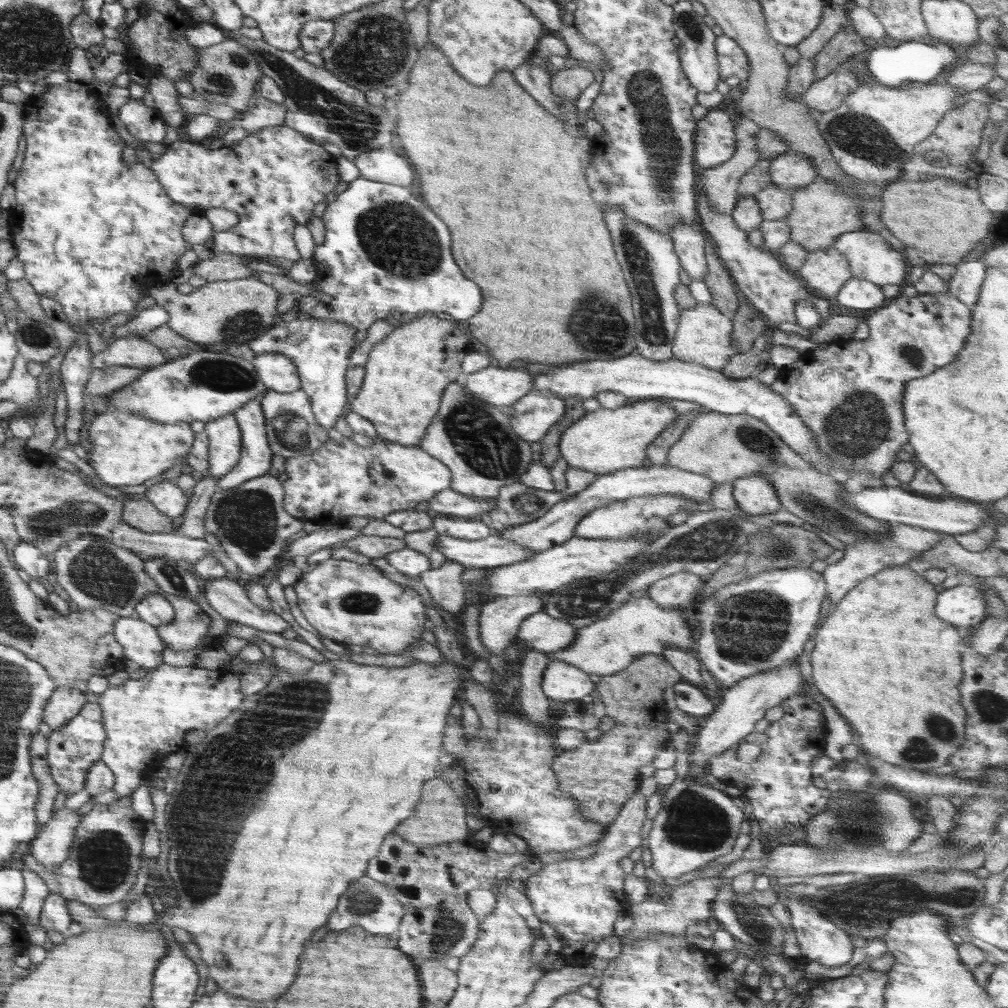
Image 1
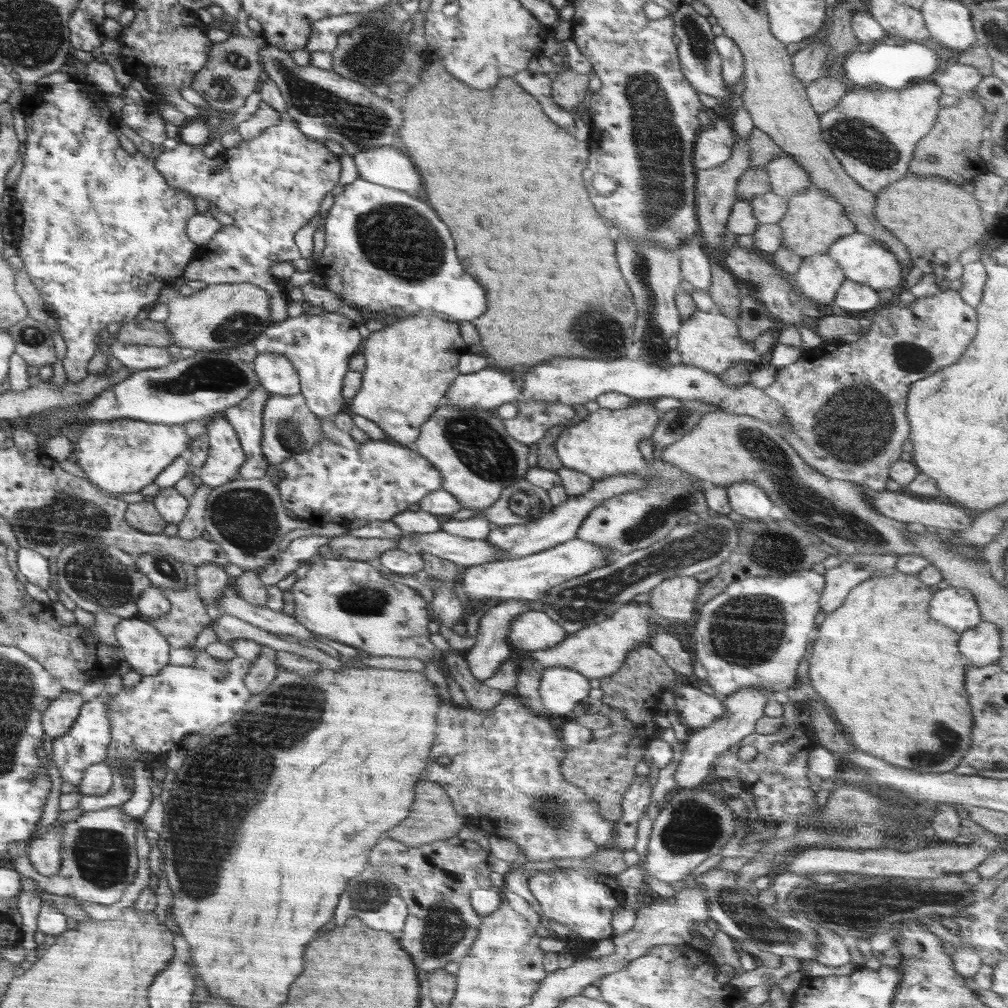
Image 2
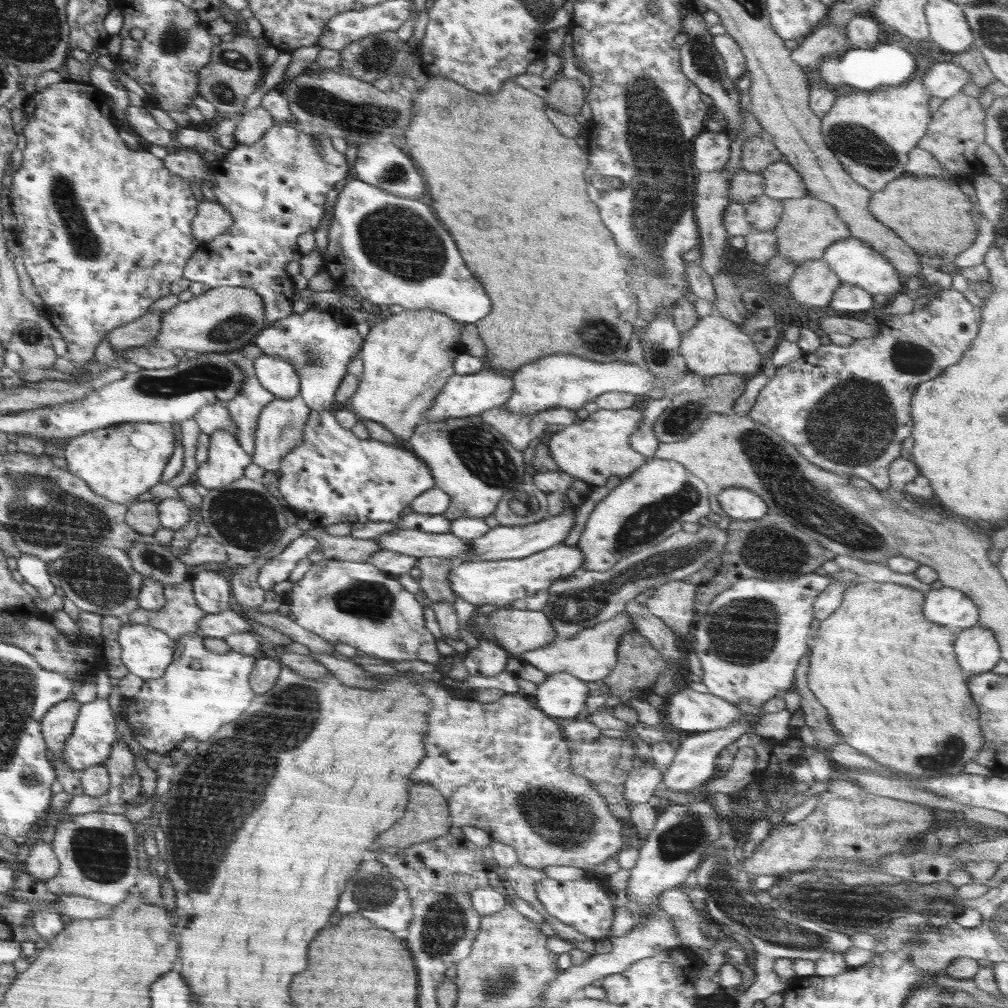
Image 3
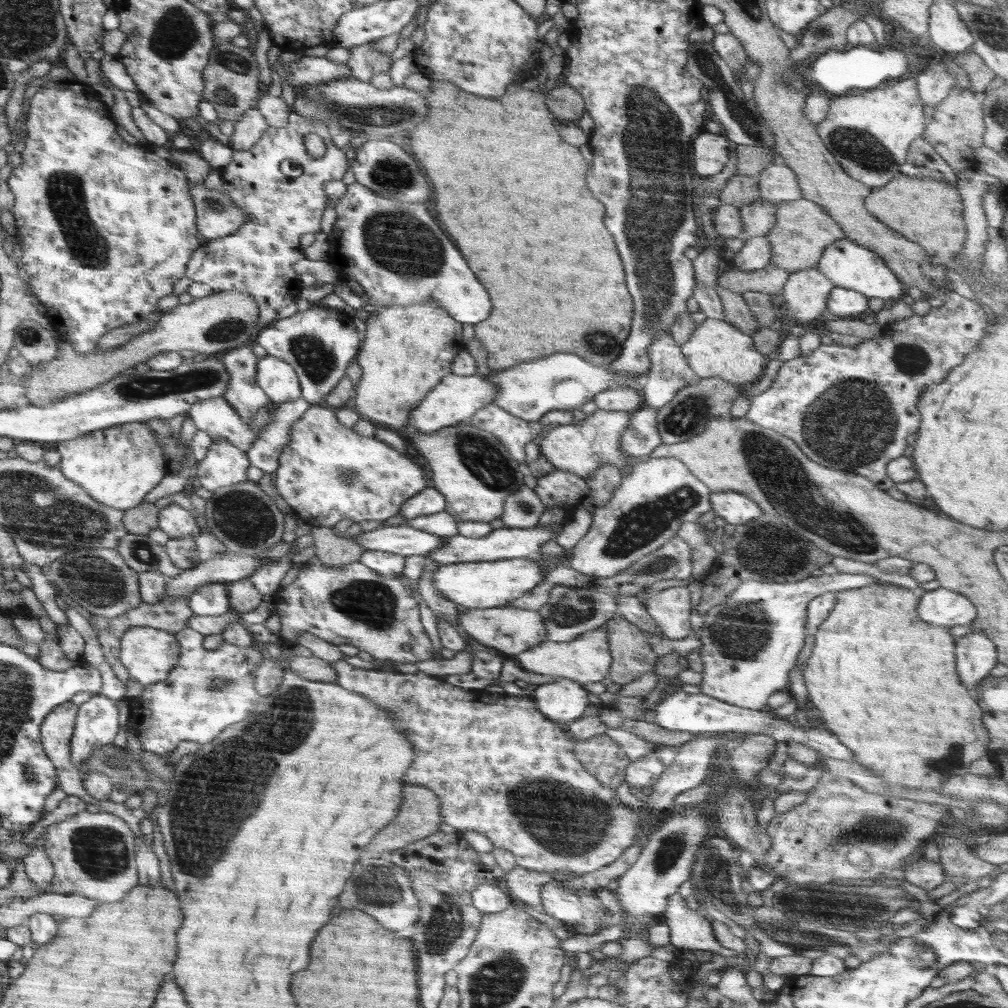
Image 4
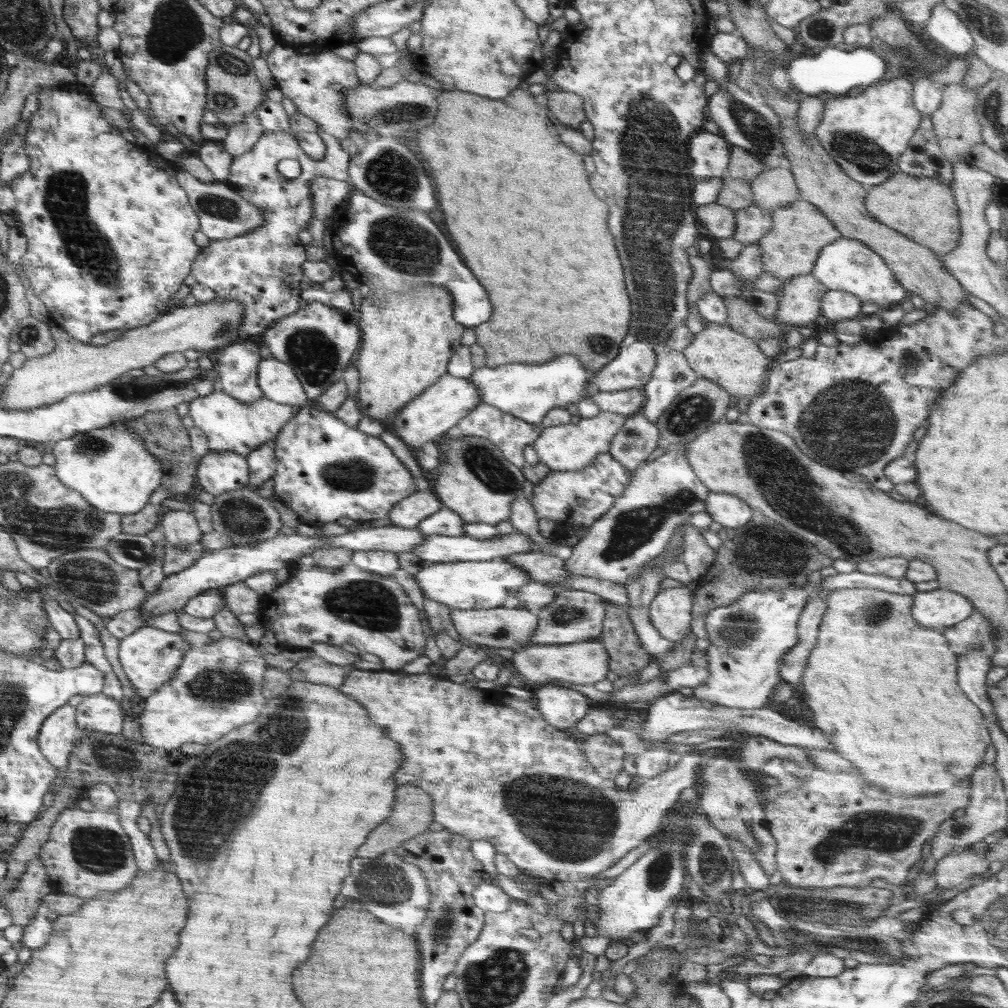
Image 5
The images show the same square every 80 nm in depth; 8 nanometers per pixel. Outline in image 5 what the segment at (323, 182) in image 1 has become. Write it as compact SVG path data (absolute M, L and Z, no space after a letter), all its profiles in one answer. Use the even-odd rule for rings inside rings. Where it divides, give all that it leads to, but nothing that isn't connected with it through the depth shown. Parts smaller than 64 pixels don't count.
M294 112L289 116L290 130L288 132L264 132L264 135L258 139L258 142L250 149L250 152L235 156L233 158L228 178L224 182L240 198L251 201L251 203L260 209L264 222L261 227L254 231L248 231L246 234L234 236L234 238L212 241L208 246L200 247L200 252L192 267L192 276L196 278L198 284L210 287L215 292L216 299L235 300L245 306L243 319L236 334L242 337L253 338L260 335L271 327L276 321L284 318L286 315L294 314L300 310L300 282L302 282L301 264L306 261L305 245L299 239L299 232L307 230L313 219L313 200L310 192L312 180L317 176L325 176L334 180L348 181L349 157L351 148L330 134L320 130L316 121L309 119L301 114ZM300 131L309 133L318 133L326 145L326 151L322 160L306 155L302 147L298 145L295 133ZM292 158L298 160L302 172L297 178L282 178L277 171L276 165L280 160Z

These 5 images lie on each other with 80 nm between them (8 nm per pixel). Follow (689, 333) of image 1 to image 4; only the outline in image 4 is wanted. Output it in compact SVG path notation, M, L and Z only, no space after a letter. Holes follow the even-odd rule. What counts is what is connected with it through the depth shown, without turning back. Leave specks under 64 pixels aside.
M711 318L704 319L704 322L695 328L690 340L681 346L681 352L696 377L720 377L738 386L743 393L763 376L769 359L756 350L751 336L740 332L740 329L724 320Z

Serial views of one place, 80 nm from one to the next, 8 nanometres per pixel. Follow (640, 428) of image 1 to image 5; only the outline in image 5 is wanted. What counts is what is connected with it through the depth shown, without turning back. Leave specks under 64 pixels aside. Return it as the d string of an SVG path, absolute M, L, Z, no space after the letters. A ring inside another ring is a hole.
M600 411L597 416L592 418L581 417L576 422L544 429L532 446L540 457L540 462L544 466L548 466L551 471L582 471L596 461L596 456L609 452L611 440L624 426L626 418L625 414Z

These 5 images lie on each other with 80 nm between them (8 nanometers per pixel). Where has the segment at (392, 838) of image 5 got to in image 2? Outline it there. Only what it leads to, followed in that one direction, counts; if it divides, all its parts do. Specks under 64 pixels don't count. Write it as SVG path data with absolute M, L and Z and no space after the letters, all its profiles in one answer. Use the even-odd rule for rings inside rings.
M427 780L419 782L420 784L416 784L416 800L412 802L408 817L395 828L386 832L385 837L392 838L392 840L410 848L418 848L421 845L457 837L458 831L464 827L464 823L460 820L460 816L456 814L448 793L438 783Z

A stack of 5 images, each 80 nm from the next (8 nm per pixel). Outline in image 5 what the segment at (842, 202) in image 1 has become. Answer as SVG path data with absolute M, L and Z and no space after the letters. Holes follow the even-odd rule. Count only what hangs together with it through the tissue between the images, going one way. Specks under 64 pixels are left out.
M802 199L771 213L772 228L759 240L763 270L777 276L784 283L795 276L812 272L824 246L841 237L834 223L813 204Z

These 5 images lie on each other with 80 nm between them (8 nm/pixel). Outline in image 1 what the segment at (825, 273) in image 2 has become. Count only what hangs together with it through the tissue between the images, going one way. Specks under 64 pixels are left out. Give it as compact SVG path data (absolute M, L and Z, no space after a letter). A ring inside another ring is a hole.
M834 247L814 251L796 272L812 294L828 300L834 299L844 283L853 277L849 260Z

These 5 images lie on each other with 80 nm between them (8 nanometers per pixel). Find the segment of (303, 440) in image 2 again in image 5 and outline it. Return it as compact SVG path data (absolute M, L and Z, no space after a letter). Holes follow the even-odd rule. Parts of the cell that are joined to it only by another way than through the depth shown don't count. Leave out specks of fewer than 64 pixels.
M275 438L252 449L245 458L248 464L249 484L258 489L275 474Z

